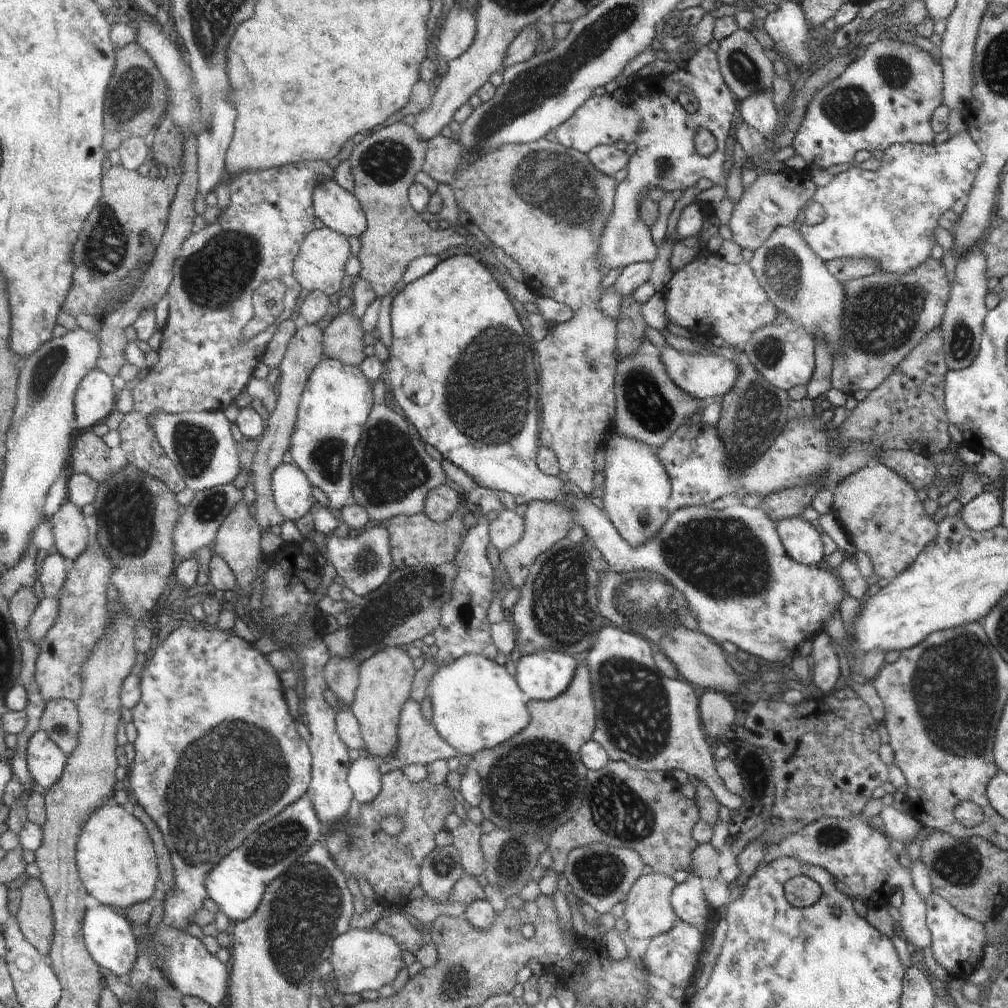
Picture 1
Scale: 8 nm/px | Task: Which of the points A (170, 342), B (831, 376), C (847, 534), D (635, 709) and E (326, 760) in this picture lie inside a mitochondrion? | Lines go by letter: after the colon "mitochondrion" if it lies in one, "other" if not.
A: other
B: other
C: other
D: mitochondrion
E: other

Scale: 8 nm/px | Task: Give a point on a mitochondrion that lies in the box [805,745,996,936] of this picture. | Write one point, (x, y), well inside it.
(959, 865)

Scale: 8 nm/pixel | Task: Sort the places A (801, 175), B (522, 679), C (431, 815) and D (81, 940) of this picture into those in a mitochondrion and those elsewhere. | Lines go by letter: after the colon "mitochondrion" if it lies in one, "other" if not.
A: other
B: other
C: other
D: other

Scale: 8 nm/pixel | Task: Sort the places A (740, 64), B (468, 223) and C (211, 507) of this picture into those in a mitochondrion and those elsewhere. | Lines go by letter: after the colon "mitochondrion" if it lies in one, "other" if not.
A: mitochondrion
B: other
C: mitochondrion

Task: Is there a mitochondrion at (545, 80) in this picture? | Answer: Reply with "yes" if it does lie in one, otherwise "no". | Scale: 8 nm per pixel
yes

